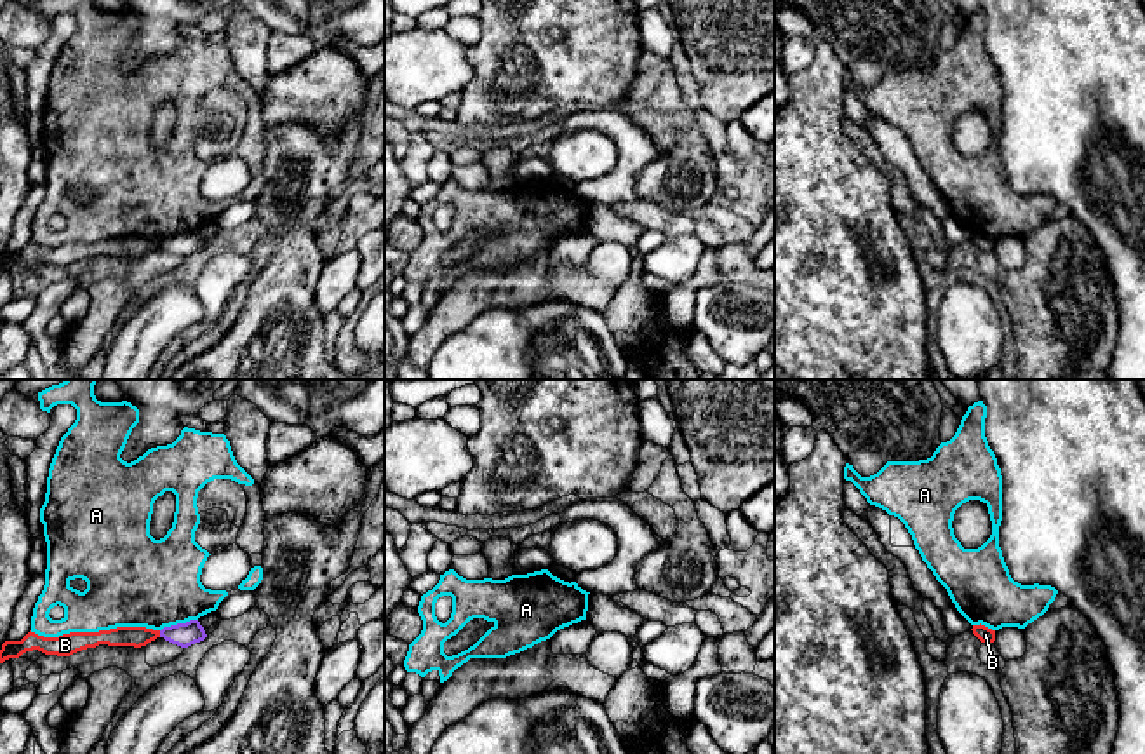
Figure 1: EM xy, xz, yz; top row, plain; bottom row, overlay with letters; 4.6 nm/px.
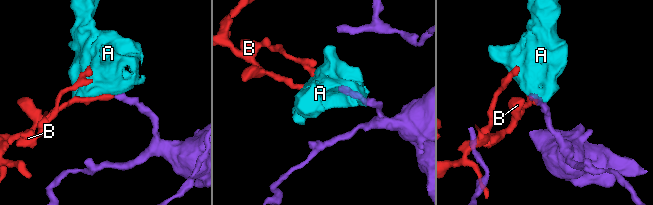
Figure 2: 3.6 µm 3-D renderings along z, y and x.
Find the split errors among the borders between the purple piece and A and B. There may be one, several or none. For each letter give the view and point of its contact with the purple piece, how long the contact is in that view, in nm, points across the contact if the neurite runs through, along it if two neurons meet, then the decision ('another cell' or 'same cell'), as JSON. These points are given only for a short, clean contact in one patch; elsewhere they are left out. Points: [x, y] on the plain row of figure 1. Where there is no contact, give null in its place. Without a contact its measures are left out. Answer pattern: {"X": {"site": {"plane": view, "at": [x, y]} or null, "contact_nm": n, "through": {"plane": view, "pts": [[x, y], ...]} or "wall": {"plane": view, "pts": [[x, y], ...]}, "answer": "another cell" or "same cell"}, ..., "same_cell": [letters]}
{"A": {"site": {"plane": "xy", "at": [178, 234]}, "contact_nm": 190, "answer": "another cell"}, "B": {"site": {"plane": "xy", "at": [160, 244]}, "contact_nm": 30, "wall": {"plane": "xy", "pts": [[159, 241], [160, 246]]}, "answer": "another cell"}, "same_cell": []}

